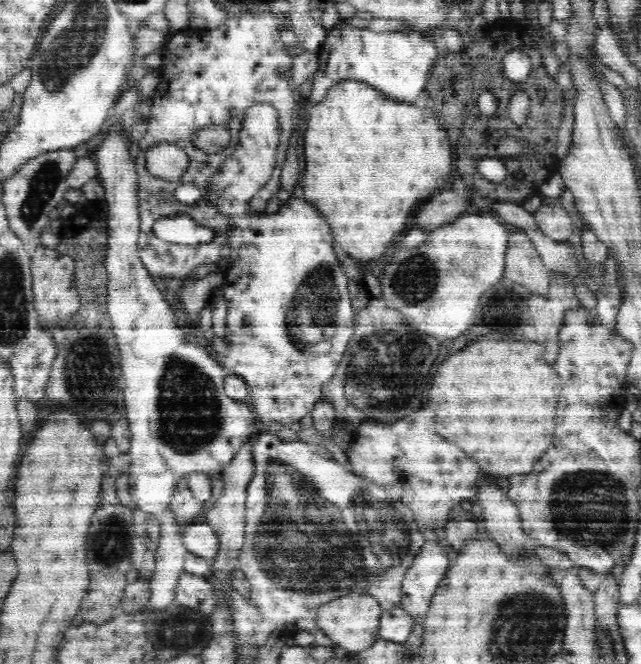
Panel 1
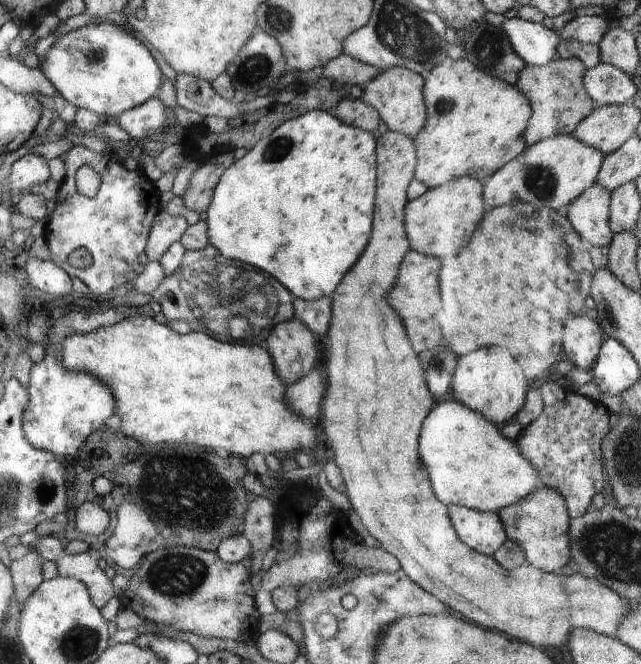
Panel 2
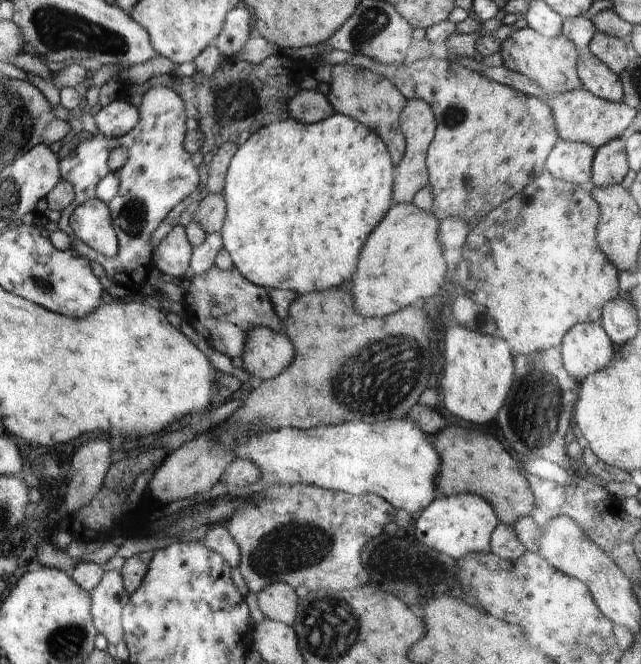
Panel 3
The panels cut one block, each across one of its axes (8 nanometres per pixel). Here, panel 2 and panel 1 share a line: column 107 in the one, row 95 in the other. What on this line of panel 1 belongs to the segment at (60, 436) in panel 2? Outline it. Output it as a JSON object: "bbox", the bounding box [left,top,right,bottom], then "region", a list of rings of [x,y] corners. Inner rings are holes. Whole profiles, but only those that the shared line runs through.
{"bbox":[307,22,438,104],"region":[[[345,22],[333,27],[316,53],[319,64],[307,100],[312,104],[325,99],[330,88],[341,80],[358,80],[395,102],[414,104],[424,92],[428,70],[438,58],[436,44],[418,31],[374,32],[367,28],[355,28]]]}

